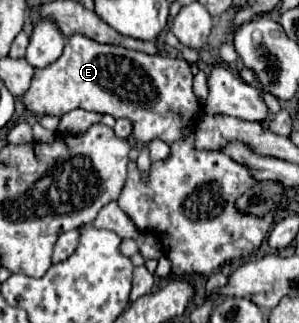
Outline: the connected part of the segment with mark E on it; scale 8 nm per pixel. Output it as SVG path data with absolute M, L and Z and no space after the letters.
M71 35L65 41L63 53L59 59L55 59L49 67L35 69L35 75L31 79L29 89L25 95L21 95L21 101L27 111L33 115L65 115L77 107L85 111L95 111L95 113L109 113L115 119L127 117L133 121L133 137L137 145L143 145L147 141L153 141L155 137L163 139L165 143L173 143L181 137L181 129L185 125L195 125L197 123L197 113L199 113L199 103L197 97L193 95L191 89L193 83L193 73L187 61L183 59L173 59L165 55L147 55L139 53L133 49L125 49L119 45L103 45L97 43L85 35Z

